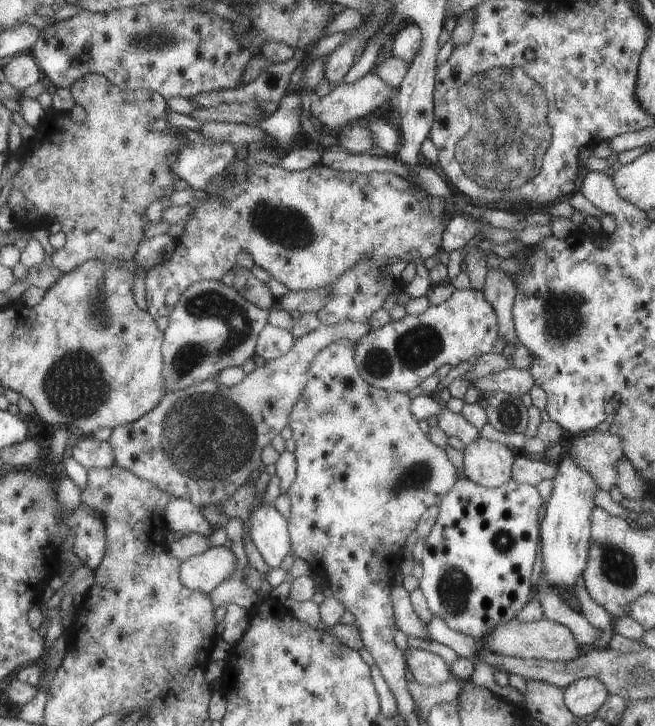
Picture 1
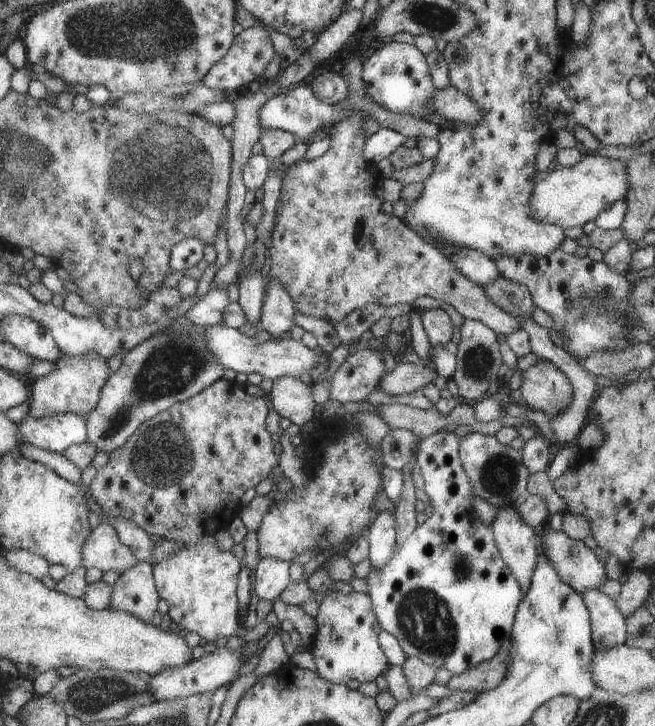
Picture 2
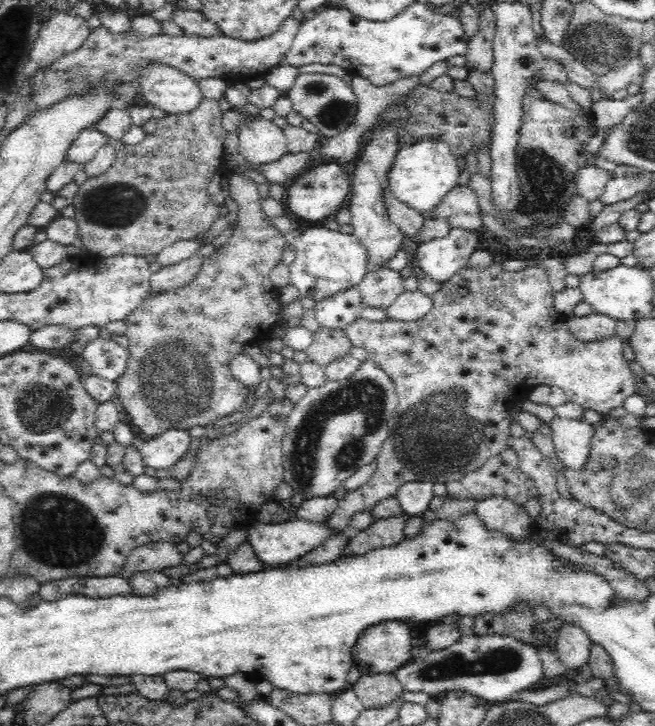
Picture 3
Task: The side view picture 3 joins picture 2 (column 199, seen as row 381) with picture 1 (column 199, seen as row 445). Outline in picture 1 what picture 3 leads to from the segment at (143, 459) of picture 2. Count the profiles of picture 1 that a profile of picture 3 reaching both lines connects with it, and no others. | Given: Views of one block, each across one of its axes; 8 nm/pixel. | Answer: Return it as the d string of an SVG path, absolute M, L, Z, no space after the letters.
M353 320L337 322L323 326L320 324L309 334L293 339L287 352L273 360L265 361L262 366L244 374L243 380L233 386L216 384L213 379L205 379L187 388L165 393L159 402L148 413L128 425L117 426L107 438L113 446L114 464L132 471L157 486L175 498L191 502L195 506L209 506L224 502L239 486L243 485L253 472L259 468L259 454L263 446L271 442L275 434L287 424L287 414L295 408L299 396L307 384L308 368L317 354L336 340L359 341L371 330L368 321L353 322Z

